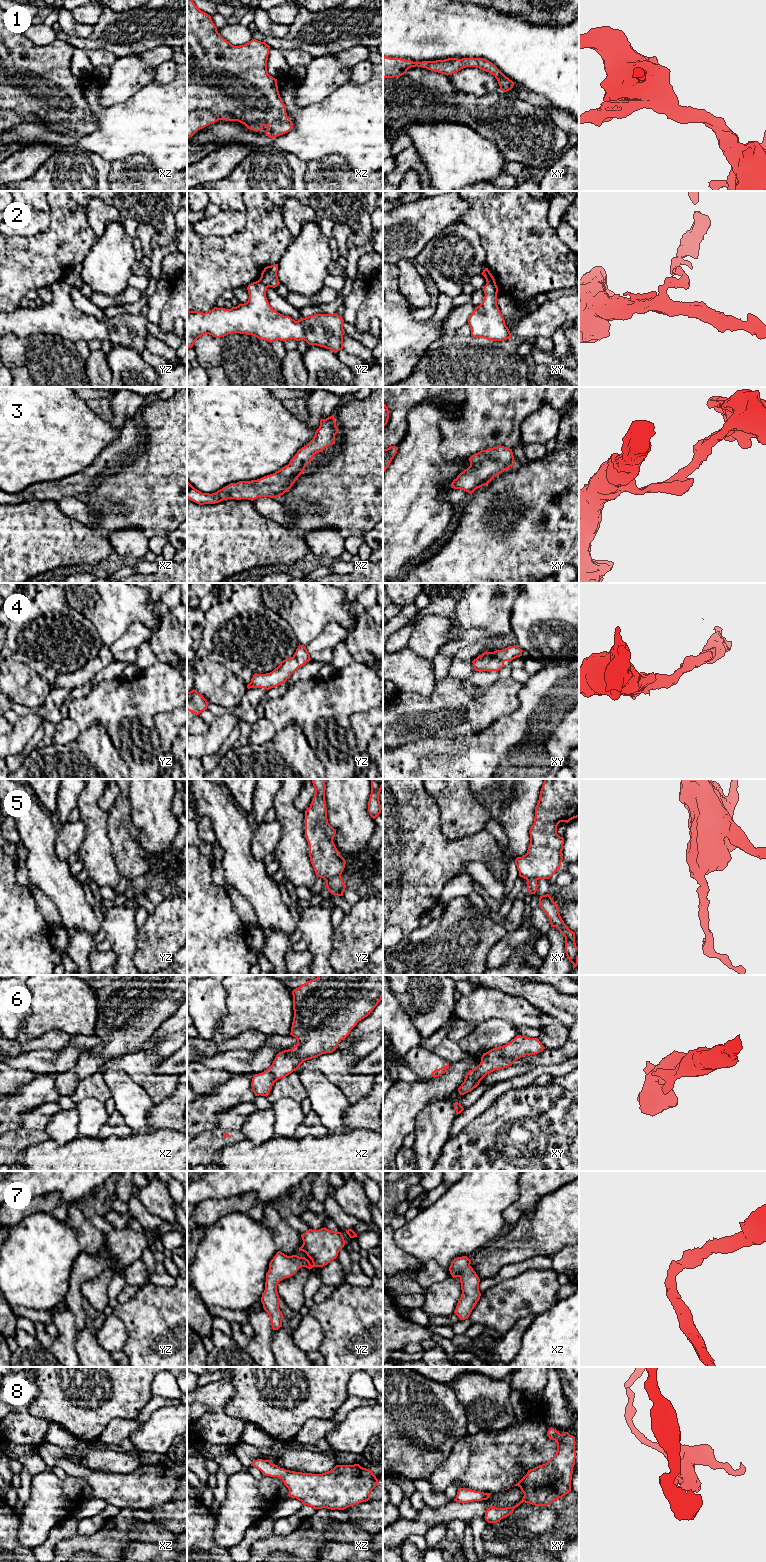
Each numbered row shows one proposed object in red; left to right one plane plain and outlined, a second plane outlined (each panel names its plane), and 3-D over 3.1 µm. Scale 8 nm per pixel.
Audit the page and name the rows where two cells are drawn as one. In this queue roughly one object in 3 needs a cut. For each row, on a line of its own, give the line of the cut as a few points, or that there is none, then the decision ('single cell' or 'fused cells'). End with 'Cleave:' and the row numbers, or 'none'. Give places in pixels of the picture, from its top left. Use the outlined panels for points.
1: no cut | single cell
2: yz (259, 279), (267, 287) | fused cells
3: no cut | single cell
4: no cut | single cell
5: yz (340, 875), (336, 875), (326, 882) | fused cells
6: no cut | single cell
7: no cut | single cell
8: no cut | single cell
Cleave: 2, 5

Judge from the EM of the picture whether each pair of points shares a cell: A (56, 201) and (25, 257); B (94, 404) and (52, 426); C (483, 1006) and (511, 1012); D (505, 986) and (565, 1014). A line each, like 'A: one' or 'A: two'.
A: one
B: two
C: one
D: one

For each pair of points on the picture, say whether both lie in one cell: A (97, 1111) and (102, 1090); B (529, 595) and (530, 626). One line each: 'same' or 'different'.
A: different
B: same

